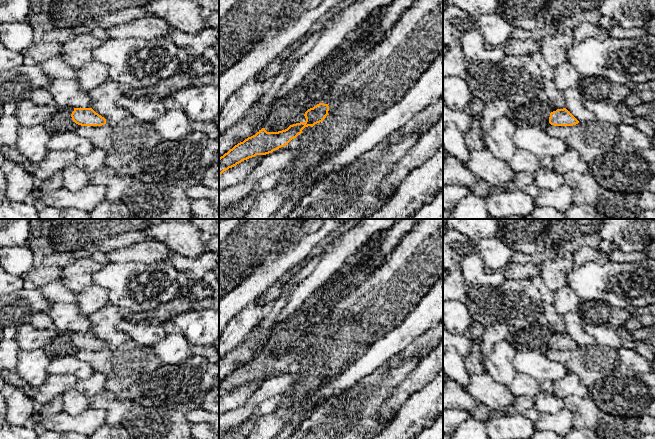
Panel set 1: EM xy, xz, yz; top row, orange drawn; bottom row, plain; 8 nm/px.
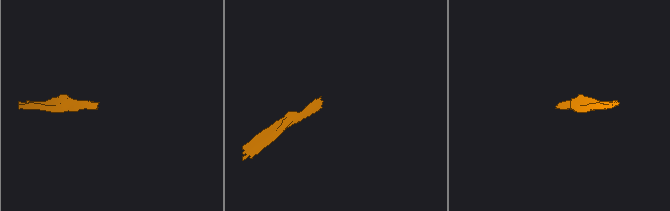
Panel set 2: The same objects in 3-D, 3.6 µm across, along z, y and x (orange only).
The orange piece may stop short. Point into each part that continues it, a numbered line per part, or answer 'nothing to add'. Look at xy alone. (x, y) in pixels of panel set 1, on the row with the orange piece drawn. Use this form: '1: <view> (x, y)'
1: xy (62, 114)

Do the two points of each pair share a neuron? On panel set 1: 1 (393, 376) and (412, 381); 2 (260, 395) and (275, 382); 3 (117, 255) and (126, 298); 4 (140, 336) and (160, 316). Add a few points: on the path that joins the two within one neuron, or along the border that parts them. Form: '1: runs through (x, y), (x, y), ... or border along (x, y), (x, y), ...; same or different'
1: border along (419, 361), (389, 397); different
2: runs through (264, 392), (271, 386); same
3: border along (143, 262), (110, 263); different
4: border along (149, 321), (161, 323); different

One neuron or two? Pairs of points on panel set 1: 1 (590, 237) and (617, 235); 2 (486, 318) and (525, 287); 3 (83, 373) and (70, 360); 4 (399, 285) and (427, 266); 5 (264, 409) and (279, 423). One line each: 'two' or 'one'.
1: two
2: one
3: one
4: one
5: two

